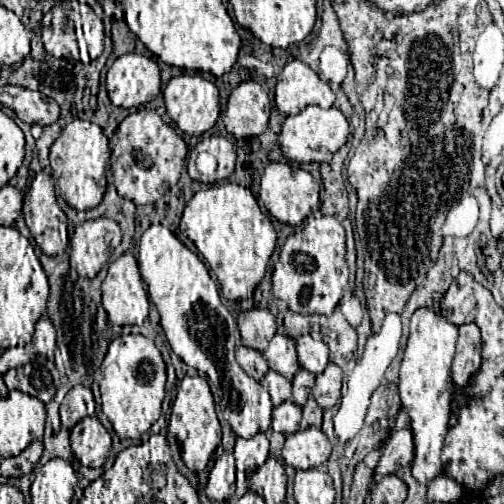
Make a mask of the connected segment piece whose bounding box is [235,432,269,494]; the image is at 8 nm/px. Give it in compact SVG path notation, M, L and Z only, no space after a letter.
M257 432L253 438L237 438L235 442L235 460L237 460L237 494L243 494L247 488L247 474L259 468L269 456L269 440L263 432Z

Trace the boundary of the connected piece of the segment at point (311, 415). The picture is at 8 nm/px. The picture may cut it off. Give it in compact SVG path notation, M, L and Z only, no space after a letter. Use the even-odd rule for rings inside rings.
M311 396L311 400L307 400L307 404L303 406L301 428L307 428L307 426L321 428L321 418L323 418L323 408L319 408L319 404L315 402L315 398Z

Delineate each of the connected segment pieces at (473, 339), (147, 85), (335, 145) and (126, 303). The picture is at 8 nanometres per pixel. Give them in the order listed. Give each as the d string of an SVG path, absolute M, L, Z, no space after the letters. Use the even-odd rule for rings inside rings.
M475 324L461 326L457 338L457 354L451 366L451 378L457 388L465 388L467 380L481 366L481 354L477 346L479 346L479 328Z
M123 54L107 70L107 92L115 106L133 108L153 100L161 92L161 76L155 60L141 54Z
M307 106L295 116L287 116L281 128L279 144L287 158L295 162L327 162L331 156L347 142L349 136L349 122L337 108L319 108L319 106Z
M131 252L109 264L103 280L103 300L107 316L113 324L137 324L141 326L149 312L147 290L137 268L137 260Z

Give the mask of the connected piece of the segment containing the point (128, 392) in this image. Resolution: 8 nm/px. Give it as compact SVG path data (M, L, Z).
M143 334L117 336L109 344L109 350L101 364L101 374L103 380L99 382L99 388L103 414L109 418L113 430L121 438L139 438L161 414L167 380L161 352L155 348L155 342L151 338L145 338Z

